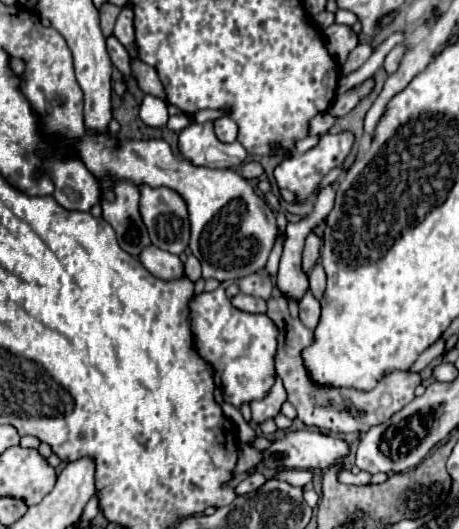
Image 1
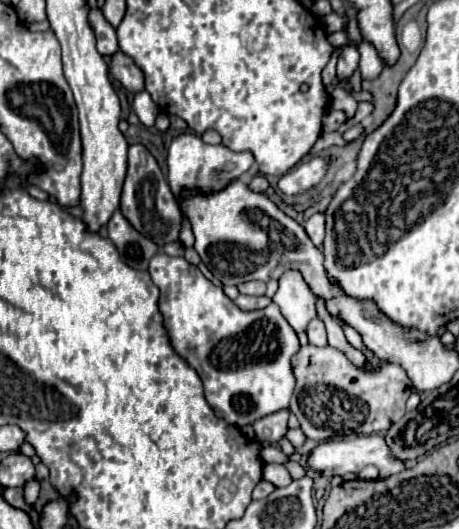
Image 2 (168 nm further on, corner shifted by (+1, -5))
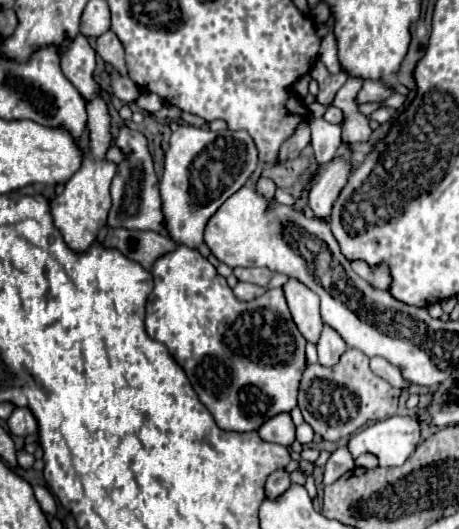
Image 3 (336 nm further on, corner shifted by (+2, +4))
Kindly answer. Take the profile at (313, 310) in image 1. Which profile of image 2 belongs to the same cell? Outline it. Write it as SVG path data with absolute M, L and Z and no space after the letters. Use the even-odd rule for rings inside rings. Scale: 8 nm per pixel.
M311 321L309 323L309 329L307 329L307 337L309 337L309 343L311 345L317 345L317 347L325 347L327 345L327 331L325 331L325 325L323 321Z

